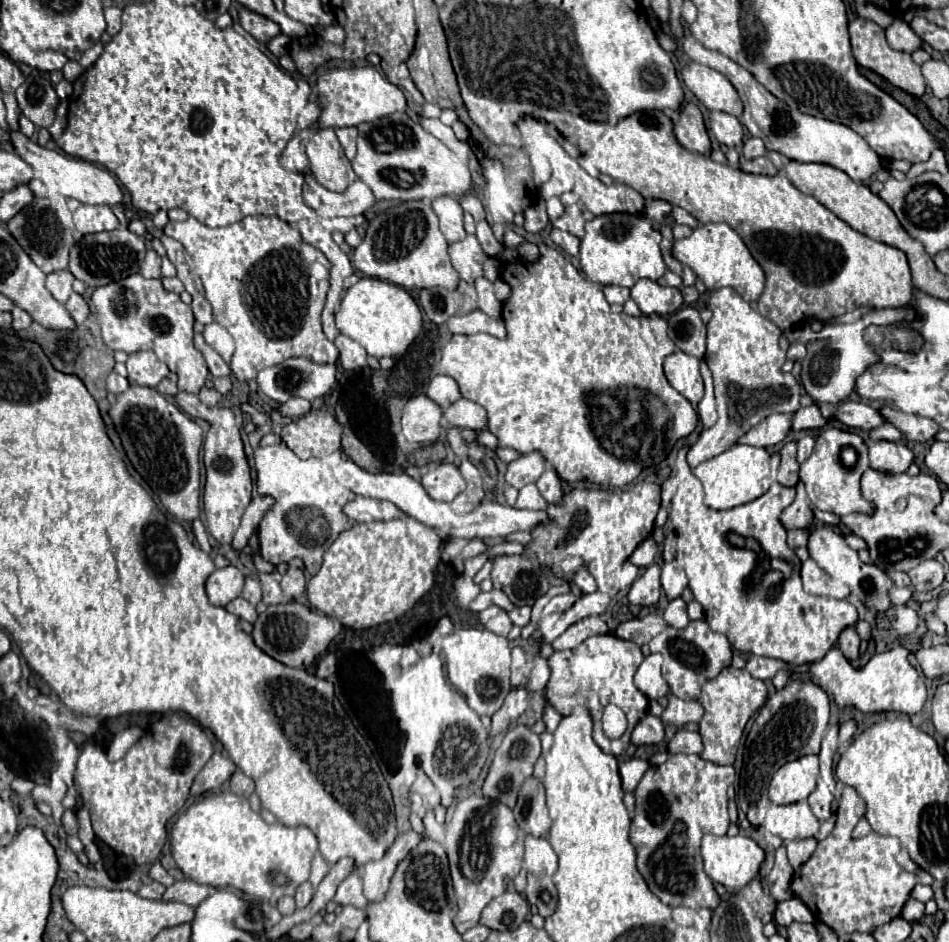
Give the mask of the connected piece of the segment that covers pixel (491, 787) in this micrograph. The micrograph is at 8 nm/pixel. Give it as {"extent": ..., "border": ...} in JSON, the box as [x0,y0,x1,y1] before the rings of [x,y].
{"extent":[483,726,541,808],"border":[[[515,726],[511,728],[503,740],[501,740],[501,746],[497,748],[495,756],[493,756],[493,762],[491,762],[491,768],[489,768],[489,774],[485,778],[485,784],[483,784],[483,794],[487,798],[493,798],[501,804],[507,804],[509,808],[515,806],[517,802],[517,794],[519,794],[519,788],[523,786],[523,782],[527,778],[533,776],[533,766],[537,762],[537,758],[541,756],[541,742],[539,742],[539,736],[527,728],[527,726]]]}

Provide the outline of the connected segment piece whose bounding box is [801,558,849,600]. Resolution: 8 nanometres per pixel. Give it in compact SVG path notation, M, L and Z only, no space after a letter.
M811 558L803 562L801 578L803 578L803 588L809 594L837 598L837 600L845 600L849 596L849 588L845 584L833 582Z

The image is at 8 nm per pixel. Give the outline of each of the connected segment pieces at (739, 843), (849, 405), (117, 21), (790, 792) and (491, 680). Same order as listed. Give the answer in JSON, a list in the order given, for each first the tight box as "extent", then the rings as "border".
[{"extent":[701,834,765,892],"border":[[[705,834],[701,840],[701,854],[705,862],[705,872],[707,876],[717,884],[723,884],[729,892],[737,892],[739,888],[745,888],[761,870],[761,864],[765,862],[765,852],[763,848],[747,838],[747,836],[713,836]]]},{"extent":[835,400,885,432],"border":[[[845,400],[839,404],[839,408],[835,412],[835,420],[843,422],[847,428],[859,430],[859,432],[869,432],[885,422],[877,408],[873,408],[865,402],[853,402],[853,400]]]},{"extent":[105,6,121,36],"border":[[[107,6],[105,8],[105,20],[107,20],[107,32],[115,36],[121,28],[121,8],[119,6]]]},{"extent":[769,754,819,804],"border":[[[815,754],[801,756],[783,764],[769,784],[769,800],[773,804],[793,804],[807,800],[815,790],[819,776],[819,758]]]},{"extent":[441,628,511,716],"border":[[[463,628],[463,630],[457,630],[457,632],[443,638],[441,650],[445,654],[447,678],[453,684],[453,688],[467,698],[467,704],[479,716],[493,716],[501,708],[507,692],[511,690],[511,682],[509,682],[511,648],[509,648],[509,640],[503,638],[503,636],[497,636],[489,630]]]}]

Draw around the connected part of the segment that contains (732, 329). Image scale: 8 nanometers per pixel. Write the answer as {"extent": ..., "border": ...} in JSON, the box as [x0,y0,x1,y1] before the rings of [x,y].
{"extent":[687,288,801,470],"border":[[[719,288],[711,292],[709,308],[713,312],[711,322],[707,324],[707,352],[705,362],[713,374],[715,380],[715,400],[717,400],[717,414],[719,420],[715,426],[705,428],[699,436],[699,440],[689,448],[687,452],[687,464],[693,470],[697,464],[729,450],[739,442],[739,436],[745,436],[755,424],[759,424],[763,418],[775,412],[795,412],[799,408],[799,394],[801,384],[793,374],[785,374],[781,366],[785,364],[785,352],[779,348],[781,330],[767,318],[763,318],[759,312],[755,312],[733,288]]]}

